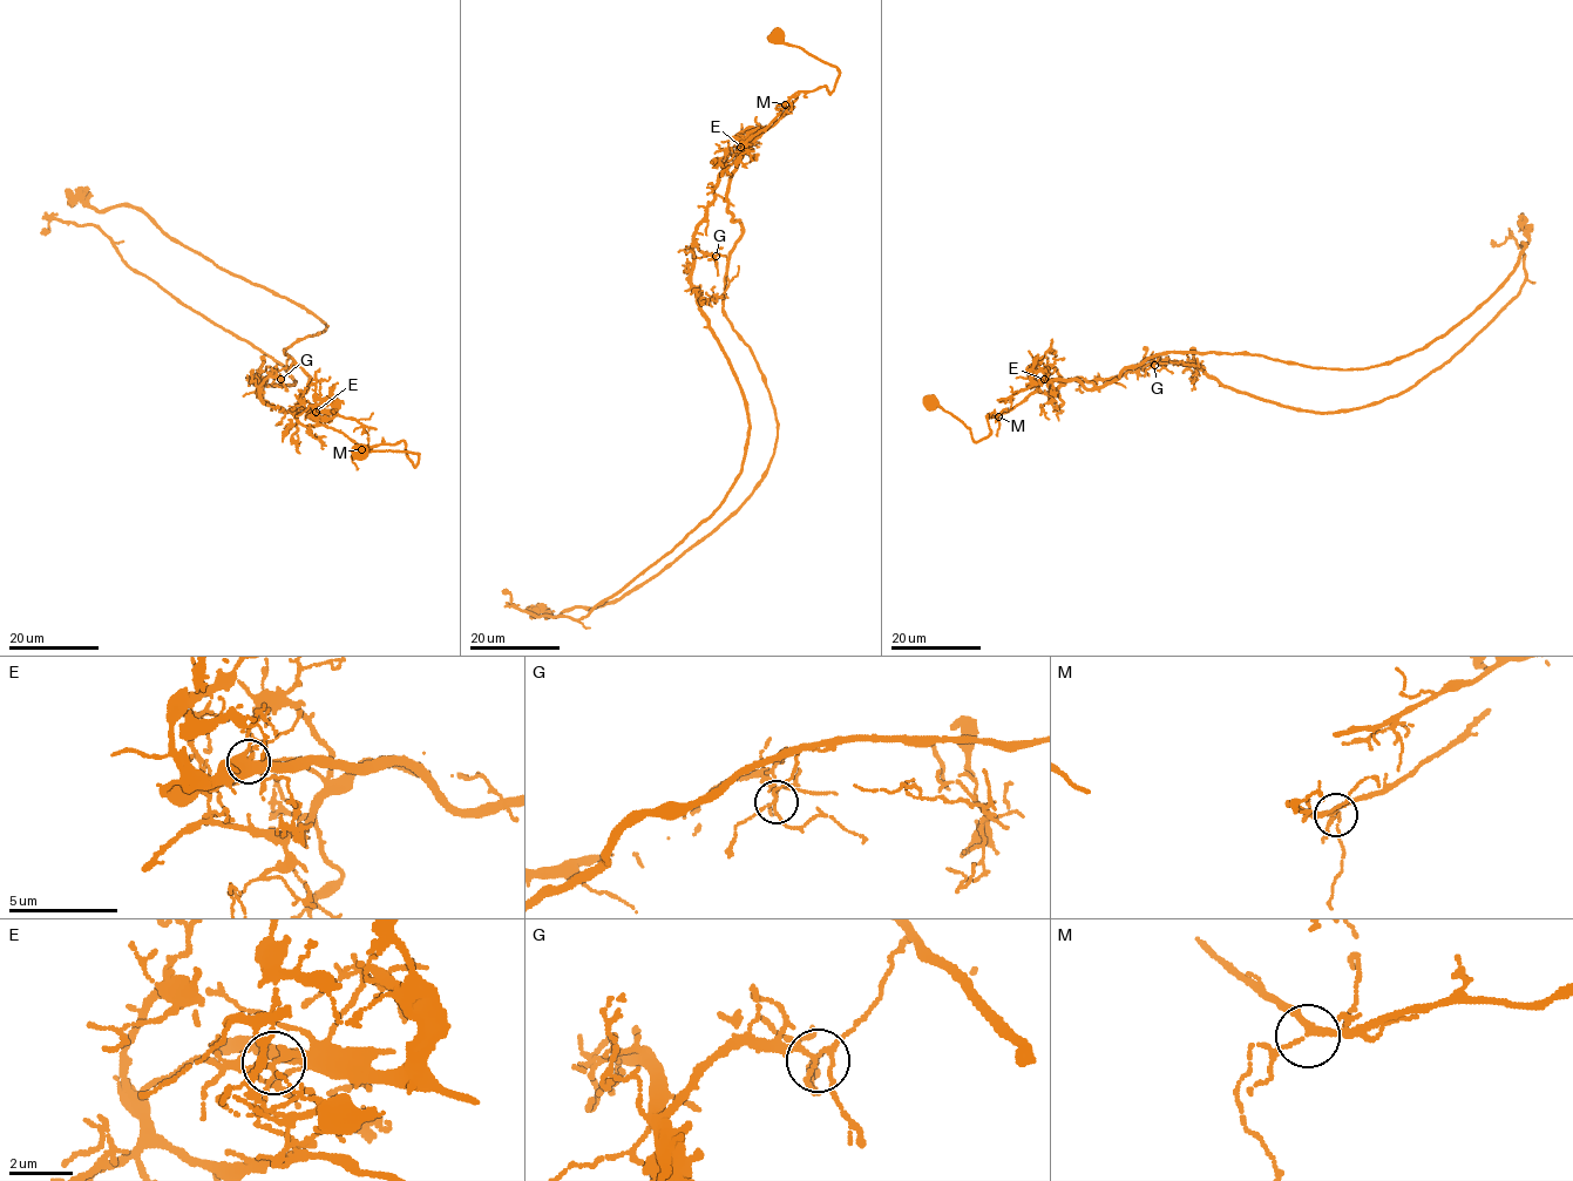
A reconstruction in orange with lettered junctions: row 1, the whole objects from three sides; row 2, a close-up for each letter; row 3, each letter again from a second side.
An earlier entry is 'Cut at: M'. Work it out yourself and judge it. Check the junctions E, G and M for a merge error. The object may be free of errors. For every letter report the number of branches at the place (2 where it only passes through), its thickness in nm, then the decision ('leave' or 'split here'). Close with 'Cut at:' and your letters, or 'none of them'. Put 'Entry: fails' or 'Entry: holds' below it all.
E: branches 3; calibre 150 nm; split here
G: branches 5; calibre 130 nm; leave
M: branches 3; calibre 180 nm; leave
Cut at: E
Entry: fails

